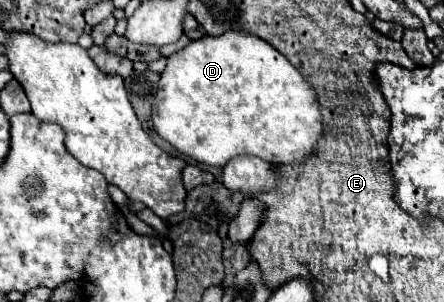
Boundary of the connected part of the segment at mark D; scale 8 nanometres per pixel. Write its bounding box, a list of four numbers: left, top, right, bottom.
[152,31,322,167]

